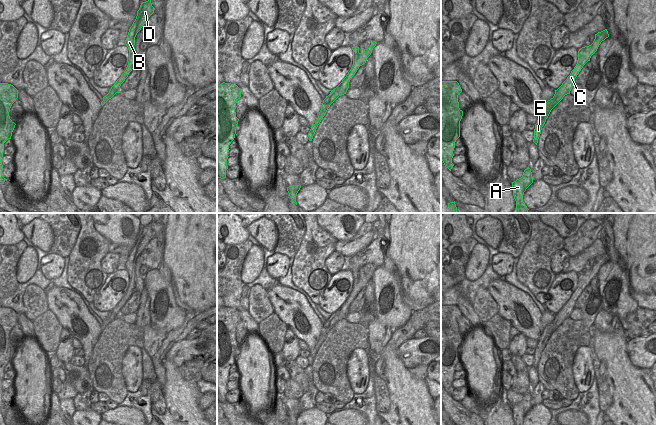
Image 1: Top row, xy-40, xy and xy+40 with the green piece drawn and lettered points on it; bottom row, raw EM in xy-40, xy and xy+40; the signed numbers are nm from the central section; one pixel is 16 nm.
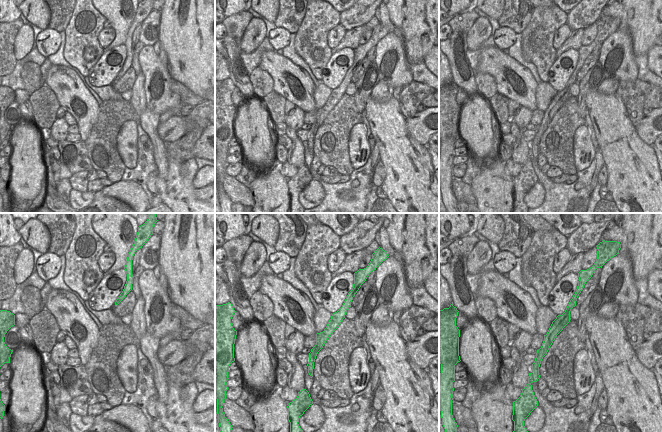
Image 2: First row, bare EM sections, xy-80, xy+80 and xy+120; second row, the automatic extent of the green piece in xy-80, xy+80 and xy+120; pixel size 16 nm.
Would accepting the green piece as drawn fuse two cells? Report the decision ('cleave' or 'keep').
cleave

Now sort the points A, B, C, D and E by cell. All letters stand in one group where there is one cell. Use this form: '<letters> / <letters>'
A C E / B D

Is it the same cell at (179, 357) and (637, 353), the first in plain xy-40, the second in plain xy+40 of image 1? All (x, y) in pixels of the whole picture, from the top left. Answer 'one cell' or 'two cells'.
one cell

